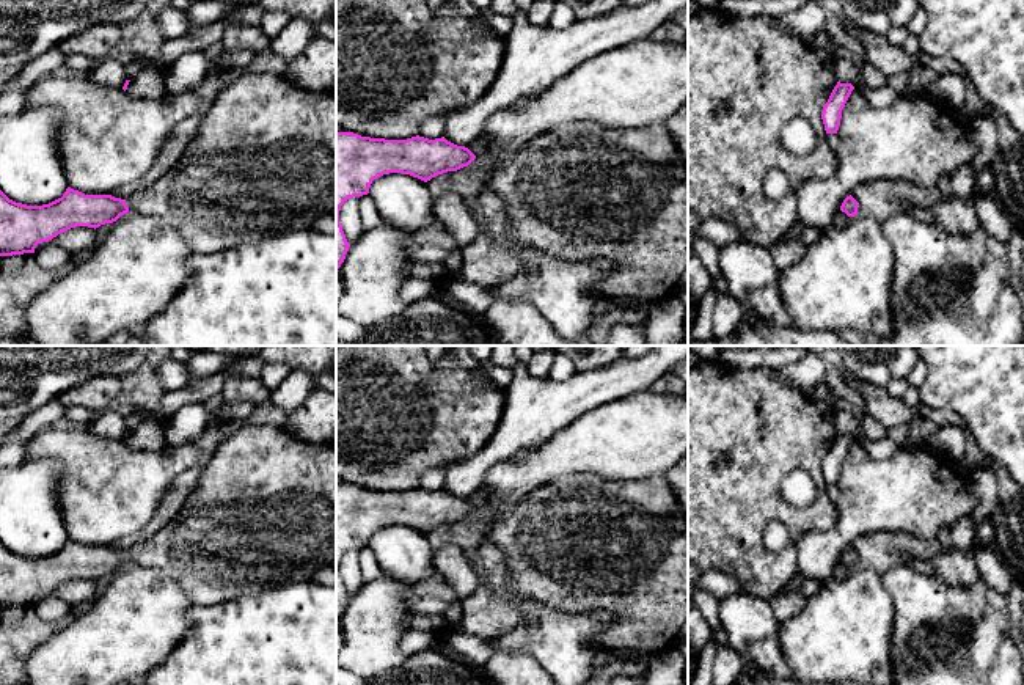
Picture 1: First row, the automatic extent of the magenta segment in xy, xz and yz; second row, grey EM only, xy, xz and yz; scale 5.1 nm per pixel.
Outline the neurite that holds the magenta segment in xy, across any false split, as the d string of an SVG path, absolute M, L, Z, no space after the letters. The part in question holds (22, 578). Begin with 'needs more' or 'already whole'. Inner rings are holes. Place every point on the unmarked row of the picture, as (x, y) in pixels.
needs more | M242 424L228 435L201 467L195 490L182 509L162 531L137 542L130 550L112 547L85 547L71 539L61 550L27 558L9 551L0 542L0 608L35 605L41 594L75 580L99 580L116 573L127 564L159 569L177 583L198 606L210 606L242 595L261 592L302 581L311 581L322 567L336 559L336 448L330 443L305 441L286 427Z

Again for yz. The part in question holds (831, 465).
already whole | M840 435L834 438L828 454L823 459L821 471L826 485L837 485L842 470L842 462L854 438L851 435Z

